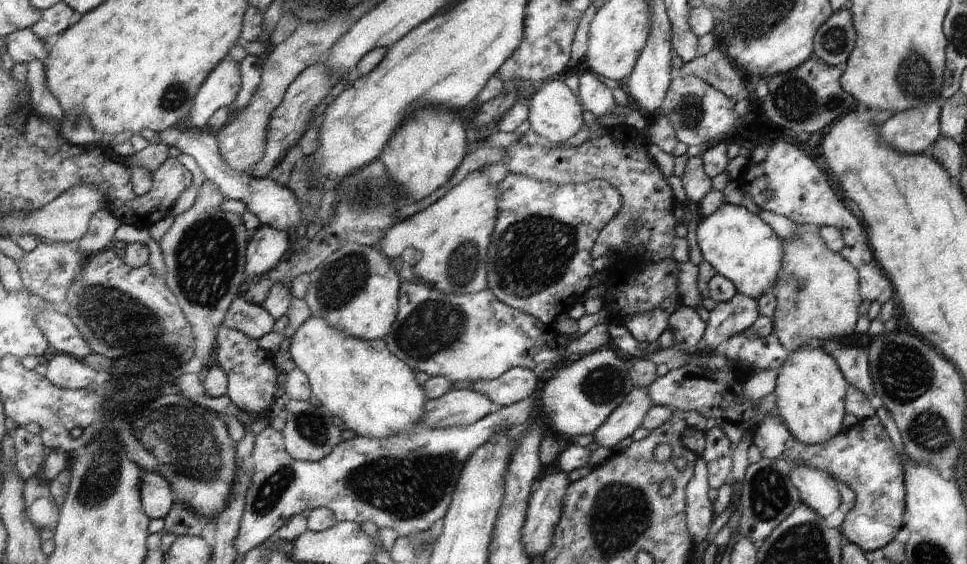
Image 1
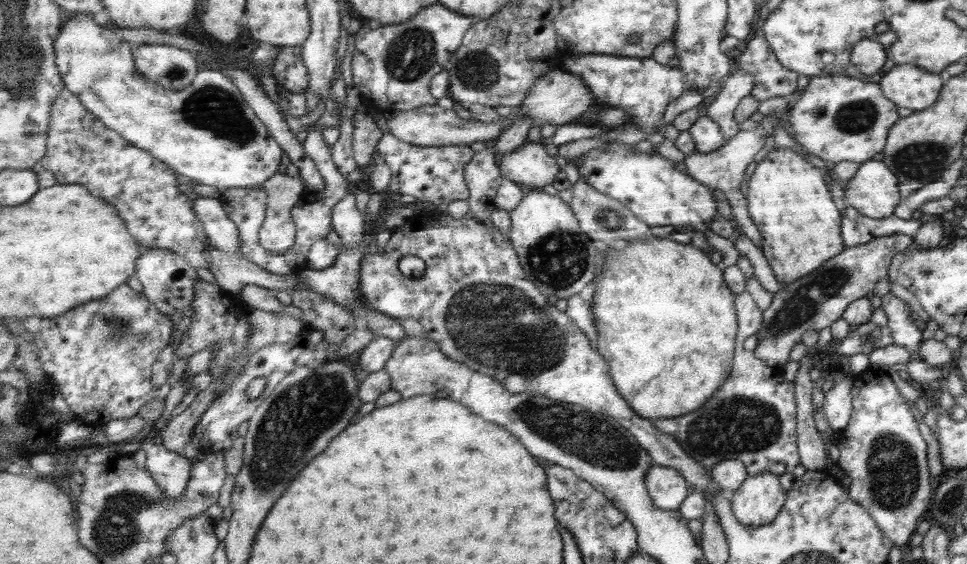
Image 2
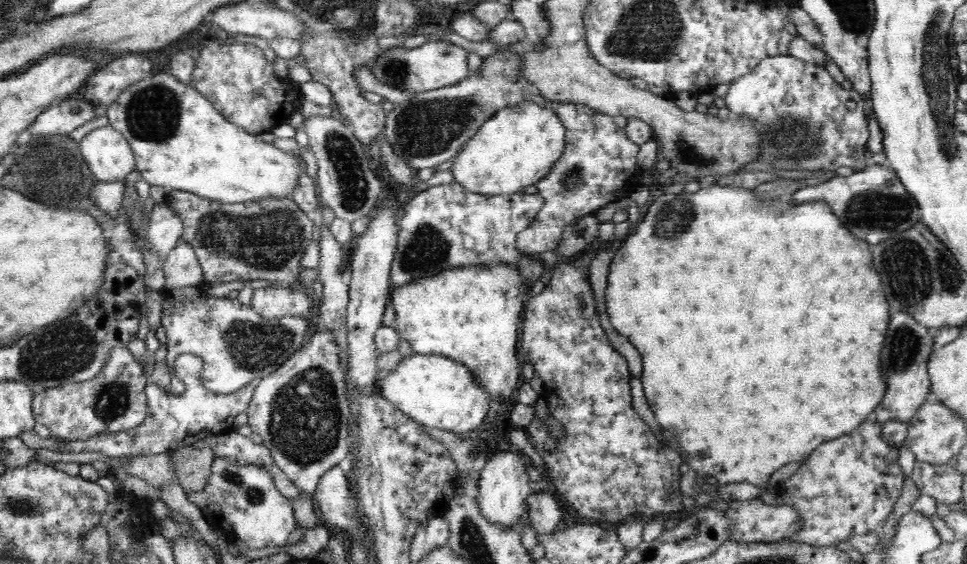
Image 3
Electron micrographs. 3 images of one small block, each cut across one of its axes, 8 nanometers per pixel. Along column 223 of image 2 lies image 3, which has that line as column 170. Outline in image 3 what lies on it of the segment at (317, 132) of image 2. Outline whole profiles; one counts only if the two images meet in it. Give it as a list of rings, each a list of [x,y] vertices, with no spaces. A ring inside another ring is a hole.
[[[168,190],[168,206],[184,220],[182,238],[196,250],[198,260],[204,270],[204,282],[210,284],[228,284],[228,282],[254,282],[268,280],[278,282],[280,288],[290,288],[298,284],[302,272],[302,258],[306,248],[314,244],[312,220],[290,196],[272,196],[262,202],[244,202],[244,204],[220,204],[218,200],[208,200],[184,190]]]

